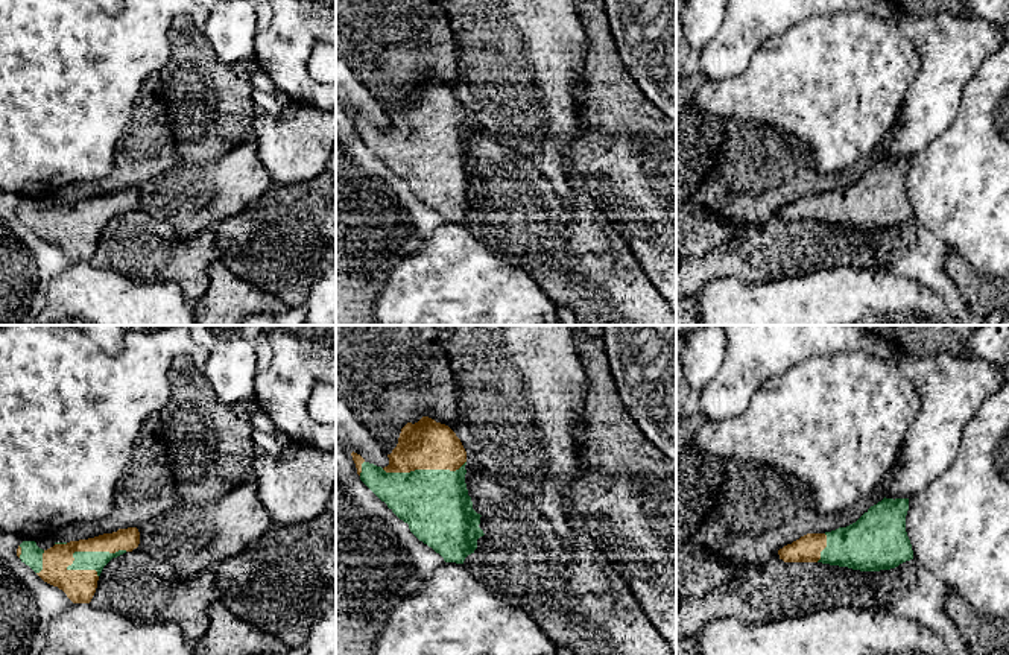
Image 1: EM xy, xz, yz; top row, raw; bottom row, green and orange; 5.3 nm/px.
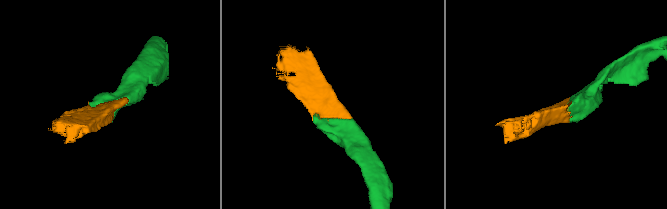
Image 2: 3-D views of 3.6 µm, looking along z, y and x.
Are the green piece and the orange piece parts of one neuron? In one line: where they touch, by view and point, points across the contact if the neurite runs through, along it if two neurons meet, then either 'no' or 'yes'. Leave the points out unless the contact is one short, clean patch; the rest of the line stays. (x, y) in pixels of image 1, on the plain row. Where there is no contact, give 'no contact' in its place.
xy (91, 212) | yes

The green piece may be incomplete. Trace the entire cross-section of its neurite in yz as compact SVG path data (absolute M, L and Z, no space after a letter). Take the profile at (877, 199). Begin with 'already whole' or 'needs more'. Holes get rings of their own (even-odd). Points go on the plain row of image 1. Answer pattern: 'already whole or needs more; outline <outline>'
needs more; outline M883 158L871 166L856 182L825 193L807 193L778 210L784 222L822 222L860 231L890 229L913 219L906 191L909 158Z

